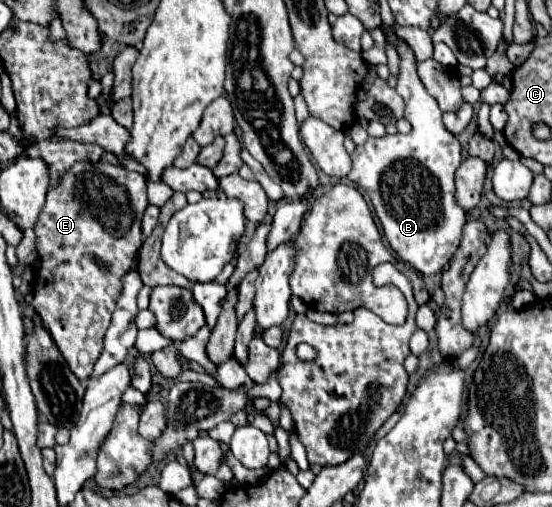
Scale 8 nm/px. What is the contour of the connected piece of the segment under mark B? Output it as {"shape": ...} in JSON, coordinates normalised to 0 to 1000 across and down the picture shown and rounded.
{"shape":[[[717,51],[703,55],[714,67],[714,95],[725,110],[725,142],[717,181],[736,201],[736,237],[746,245],[739,264],[667,272],[638,300],[638,335],[630,351],[663,383],[688,430],[696,465],[710,493],[768,544],[797,540],[833,485],[844,418],[822,398],[822,339],[837,323],[837,292],[822,264],[801,245],[801,217],[772,181],[754,130],[757,118],[739,83],[717,71]]]}

